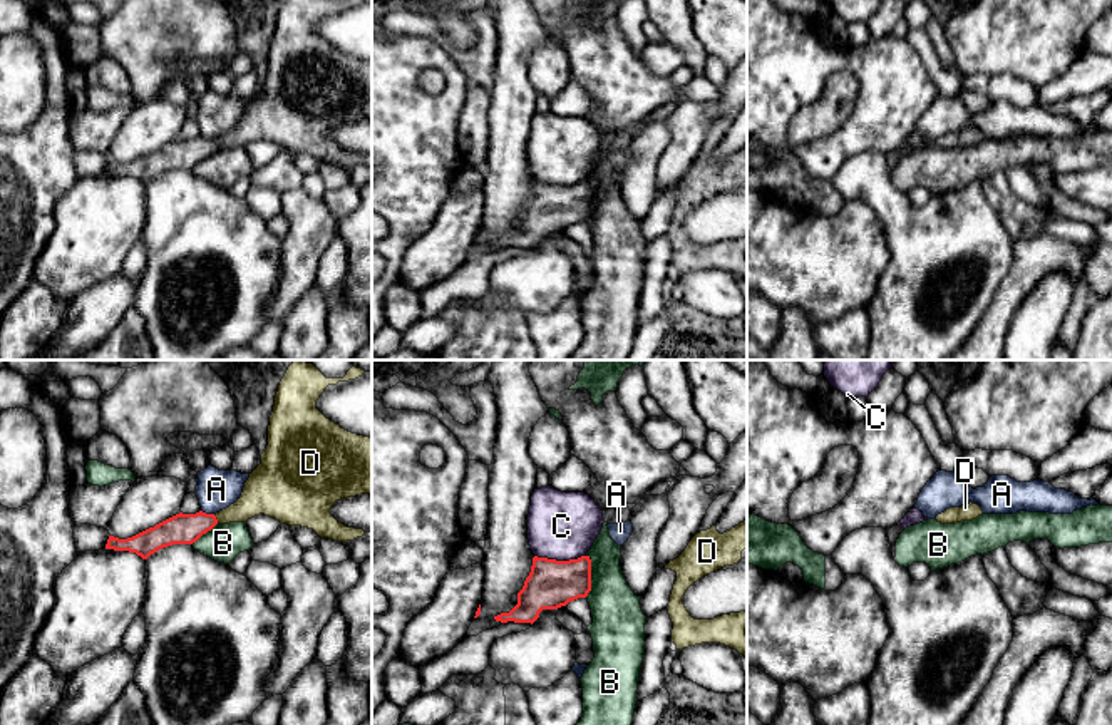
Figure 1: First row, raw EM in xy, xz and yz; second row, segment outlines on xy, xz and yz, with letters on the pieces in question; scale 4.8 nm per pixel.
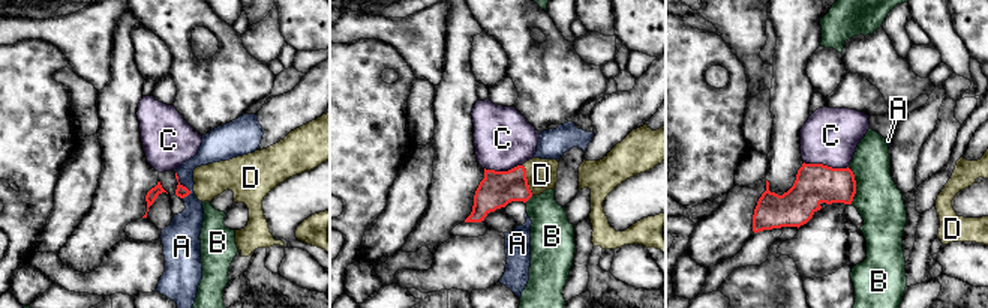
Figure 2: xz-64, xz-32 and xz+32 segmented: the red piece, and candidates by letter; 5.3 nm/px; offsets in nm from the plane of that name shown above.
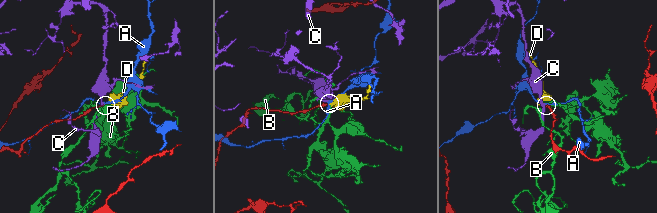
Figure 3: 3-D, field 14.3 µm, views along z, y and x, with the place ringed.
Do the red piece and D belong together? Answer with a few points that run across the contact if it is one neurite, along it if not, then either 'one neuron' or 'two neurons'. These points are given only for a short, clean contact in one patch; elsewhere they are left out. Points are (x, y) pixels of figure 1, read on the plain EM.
line xy (183, 153), (216, 144), (241, 136), (262, 119); one neuron

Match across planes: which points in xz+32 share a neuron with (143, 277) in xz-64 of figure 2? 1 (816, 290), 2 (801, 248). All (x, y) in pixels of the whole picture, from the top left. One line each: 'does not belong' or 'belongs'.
1: does not belong
2: belongs

